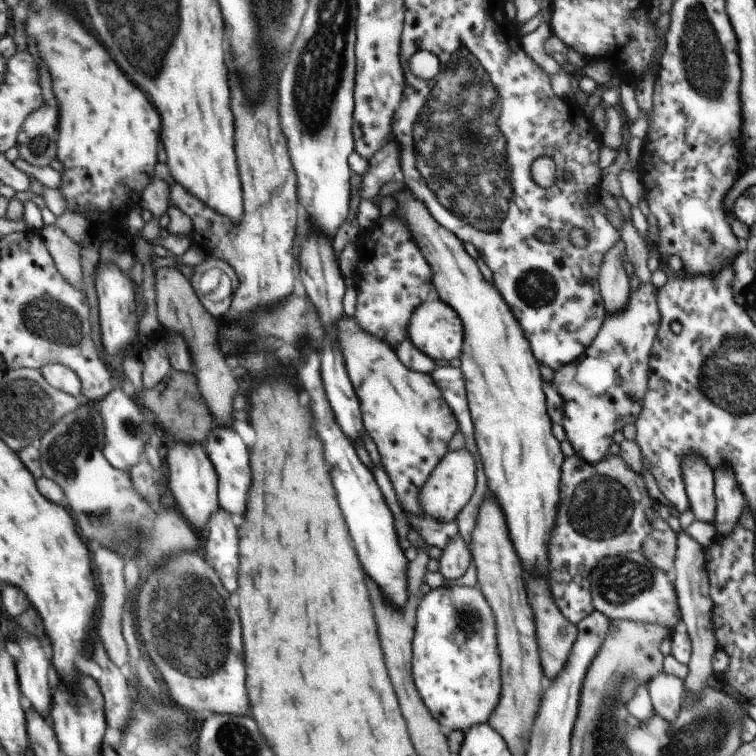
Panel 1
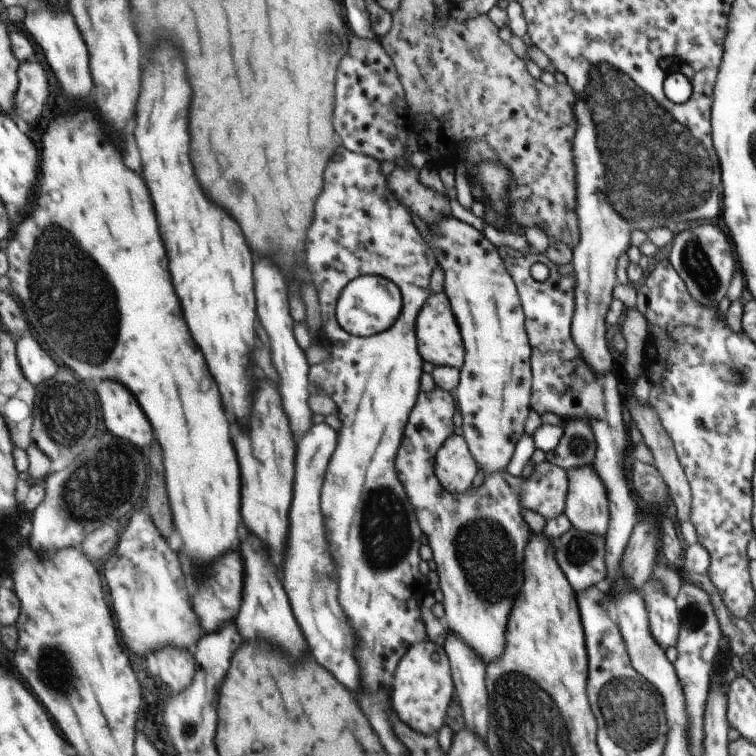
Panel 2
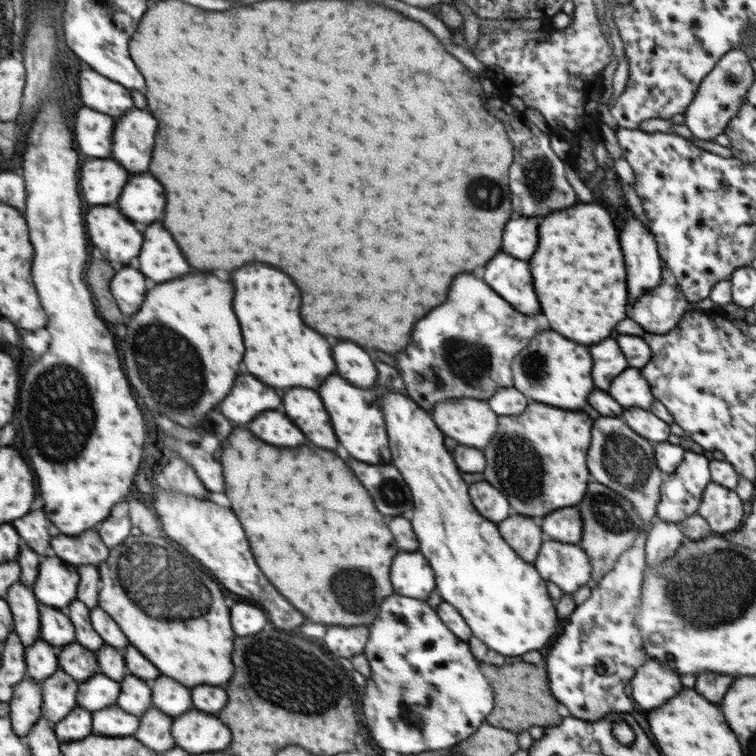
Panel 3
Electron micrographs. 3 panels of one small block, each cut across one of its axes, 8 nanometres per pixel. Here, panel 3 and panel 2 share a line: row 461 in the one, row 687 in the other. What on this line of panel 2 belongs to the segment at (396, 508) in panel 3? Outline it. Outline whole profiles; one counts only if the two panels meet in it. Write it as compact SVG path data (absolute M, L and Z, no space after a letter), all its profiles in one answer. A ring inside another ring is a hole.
M316 424L300 440L300 470L296 470L296 506L292 506L292 526L288 537L288 550L284 562L284 586L292 594L292 606L296 606L296 620L310 646L310 654L332 670L348 690L358 690L358 664L352 658L354 632L346 622L346 616L336 600L338 580L328 544L324 538L324 518L320 512L320 488L326 472L326 464L336 448L336 432L328 424Z

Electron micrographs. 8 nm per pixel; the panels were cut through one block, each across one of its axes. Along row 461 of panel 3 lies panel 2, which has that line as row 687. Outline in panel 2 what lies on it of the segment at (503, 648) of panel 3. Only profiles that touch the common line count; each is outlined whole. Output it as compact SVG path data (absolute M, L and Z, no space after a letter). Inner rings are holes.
M427 639L413 645L395 671L396 684L391 691L391 709L402 722L422 735L436 735L442 728L446 708L454 694L455 686L452 686L451 666L448 666L446 654L443 647Z

